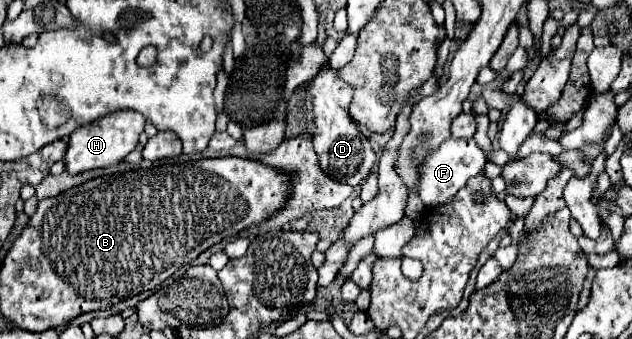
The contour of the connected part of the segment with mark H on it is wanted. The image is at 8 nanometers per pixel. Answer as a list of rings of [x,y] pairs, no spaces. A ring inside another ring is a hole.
[[[115,111],[93,123],[81,125],[77,131],[73,131],[69,135],[67,151],[63,157],[65,171],[71,175],[77,175],[77,173],[89,171],[89,169],[111,167],[111,165],[121,163],[137,147],[143,127],[145,127],[145,117],[137,111]]]

